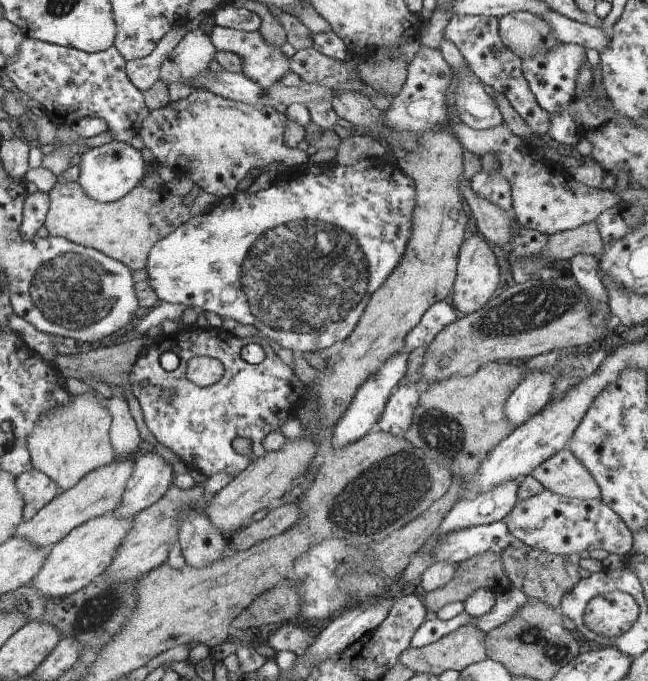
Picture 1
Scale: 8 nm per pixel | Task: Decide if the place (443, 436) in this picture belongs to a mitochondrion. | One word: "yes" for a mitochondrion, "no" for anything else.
yes

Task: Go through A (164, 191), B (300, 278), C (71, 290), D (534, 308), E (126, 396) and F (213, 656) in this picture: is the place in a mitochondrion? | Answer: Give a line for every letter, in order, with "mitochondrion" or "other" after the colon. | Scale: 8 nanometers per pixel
A: other
B: mitochondrion
C: mitochondrion
D: mitochondrion
E: other
F: other

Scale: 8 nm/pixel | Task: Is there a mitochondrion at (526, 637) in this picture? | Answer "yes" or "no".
yes

